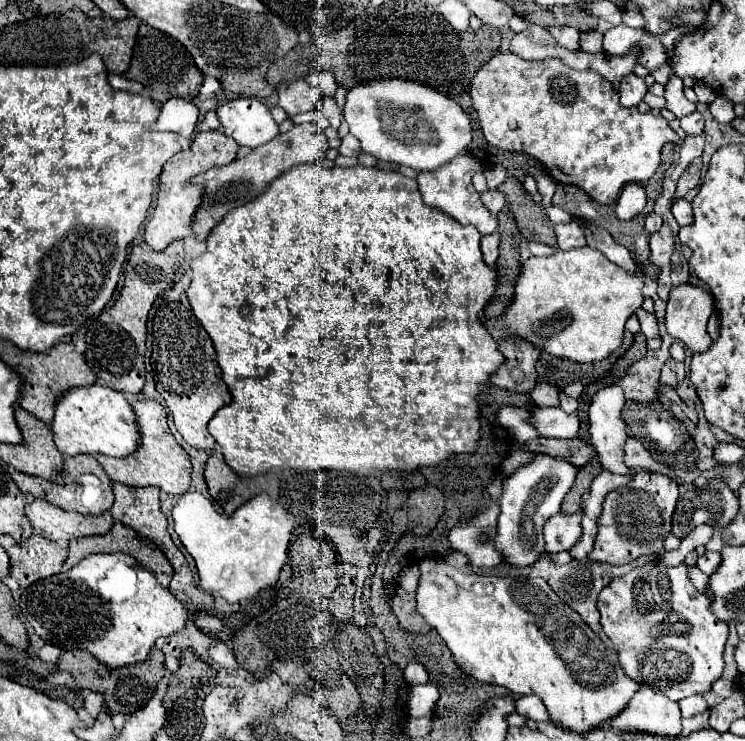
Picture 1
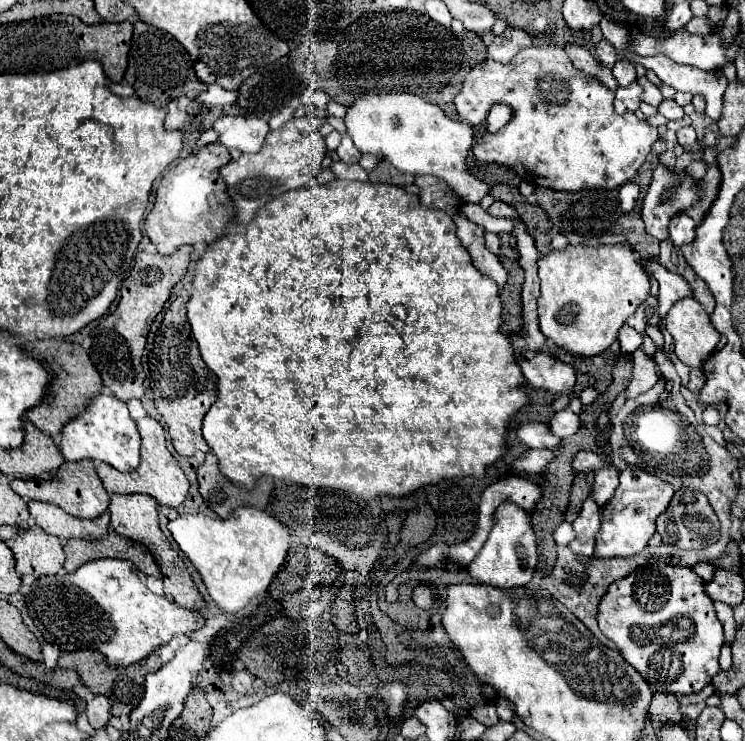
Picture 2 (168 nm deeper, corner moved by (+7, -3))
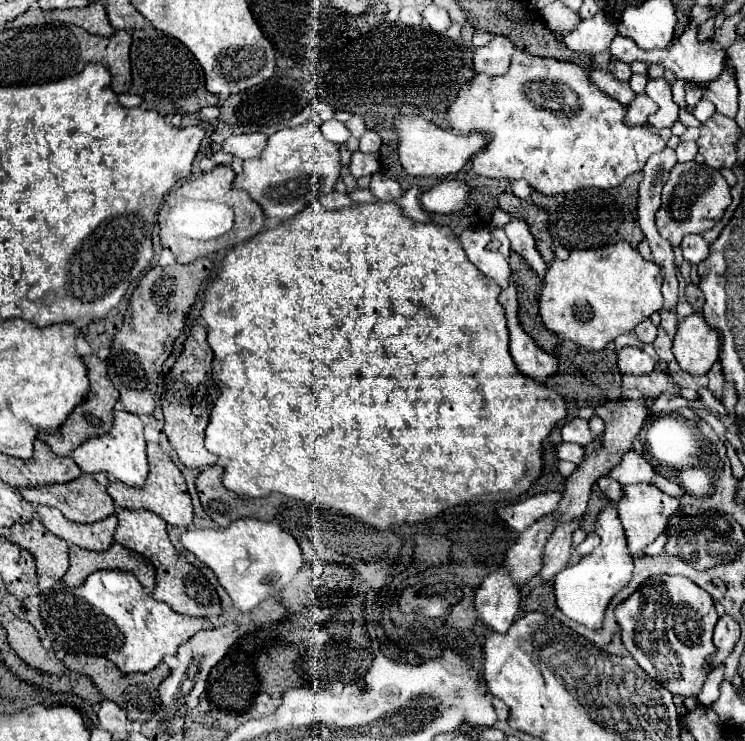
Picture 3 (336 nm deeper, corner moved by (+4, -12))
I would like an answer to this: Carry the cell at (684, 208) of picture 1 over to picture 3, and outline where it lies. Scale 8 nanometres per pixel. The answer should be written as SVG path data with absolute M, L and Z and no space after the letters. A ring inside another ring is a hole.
M700 234L684 236L680 248L682 248L684 258L688 262L692 262L692 264L696 264L696 262L700 262L700 260L704 260L708 256L708 242Z

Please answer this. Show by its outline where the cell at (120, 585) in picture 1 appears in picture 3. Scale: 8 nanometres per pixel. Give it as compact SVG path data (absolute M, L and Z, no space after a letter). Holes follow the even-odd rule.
M122 570L92 572L78 588L62 588L62 582L58 582L38 598L38 612L30 608L34 614L30 622L52 642L54 652L104 656L124 674L150 672L166 654L176 654L178 646L190 636L212 628L206 618L178 614L170 606L154 600L152 594L144 592L144 586L132 572Z

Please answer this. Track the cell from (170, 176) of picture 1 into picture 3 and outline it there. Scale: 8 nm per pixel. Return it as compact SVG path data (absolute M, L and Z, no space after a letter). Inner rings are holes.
M218 164L210 172L202 172L198 178L192 178L180 188L168 192L164 206L158 212L158 226L160 242L164 248L172 250L176 262L188 264L200 256L226 250L246 242L262 230L264 214L260 212L260 206L256 206L256 202L244 190L232 190L234 178L236 174L230 166ZM218 206L221 206L221 212L218 212Z

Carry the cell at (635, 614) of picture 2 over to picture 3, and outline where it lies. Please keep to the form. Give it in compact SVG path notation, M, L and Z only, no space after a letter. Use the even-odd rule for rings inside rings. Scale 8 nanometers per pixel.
M660 574L654 576L650 584L642 584L630 598L626 598L622 604L616 606L614 610L616 622L620 624L620 636L626 646L626 650L632 654L632 658L638 662L638 666L652 678L656 680L662 688L672 692L674 696L698 696L708 674L710 674L710 664L708 658L716 652L716 646L712 642L712 630L716 626L718 614L712 602L712 596L694 584L692 580L684 576L668 576Z

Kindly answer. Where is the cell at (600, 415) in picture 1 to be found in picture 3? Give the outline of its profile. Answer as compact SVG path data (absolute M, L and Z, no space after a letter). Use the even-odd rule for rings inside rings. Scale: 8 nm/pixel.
M608 500L608 504L598 514L596 532L602 538L600 546L590 556L582 558L578 564L558 572L556 578L554 578L558 608L568 618L572 618L572 620L576 620L576 622L580 622L588 628L600 628L608 602L632 578L632 556L628 556L628 548L624 544L624 530L622 530L622 524L618 520L616 508L618 508L616 502Z

